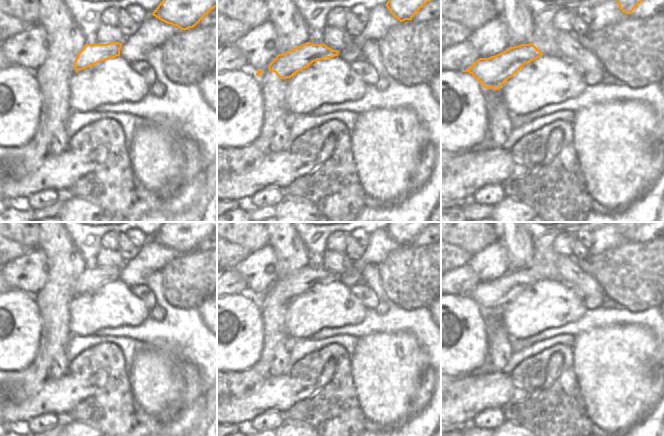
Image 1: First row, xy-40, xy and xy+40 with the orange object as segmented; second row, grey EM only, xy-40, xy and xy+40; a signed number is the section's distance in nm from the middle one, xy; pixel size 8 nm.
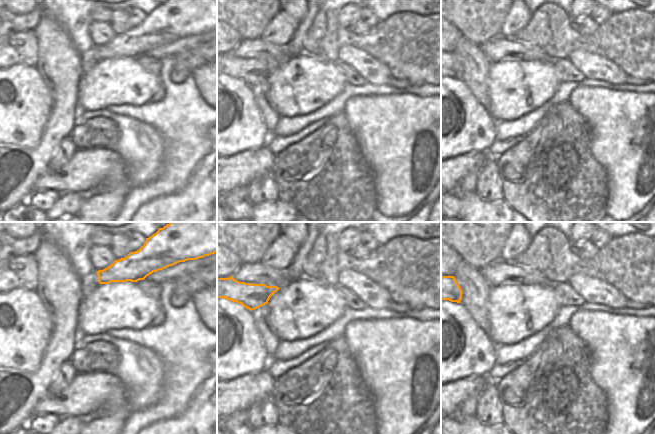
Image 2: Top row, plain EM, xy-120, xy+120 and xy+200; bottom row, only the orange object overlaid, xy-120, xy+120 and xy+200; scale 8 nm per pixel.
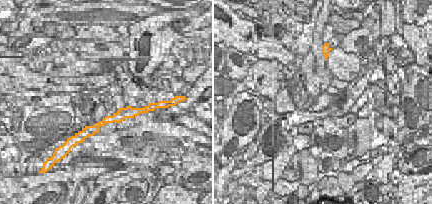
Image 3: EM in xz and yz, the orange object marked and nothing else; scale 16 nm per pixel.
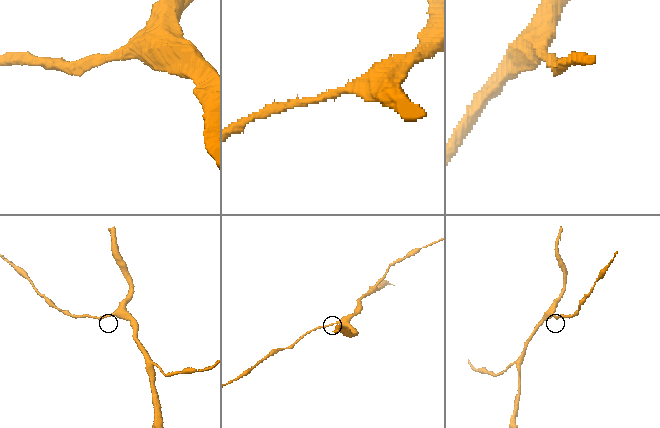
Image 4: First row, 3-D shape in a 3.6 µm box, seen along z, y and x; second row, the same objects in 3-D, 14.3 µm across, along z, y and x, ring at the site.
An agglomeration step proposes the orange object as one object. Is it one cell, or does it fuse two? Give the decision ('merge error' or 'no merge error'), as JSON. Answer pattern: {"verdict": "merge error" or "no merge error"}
{"verdict": "no merge error"}

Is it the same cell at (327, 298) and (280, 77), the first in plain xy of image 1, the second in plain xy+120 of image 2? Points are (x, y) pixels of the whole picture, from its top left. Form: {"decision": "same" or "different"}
{"decision": "same"}

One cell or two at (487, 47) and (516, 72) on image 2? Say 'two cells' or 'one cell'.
two cells

